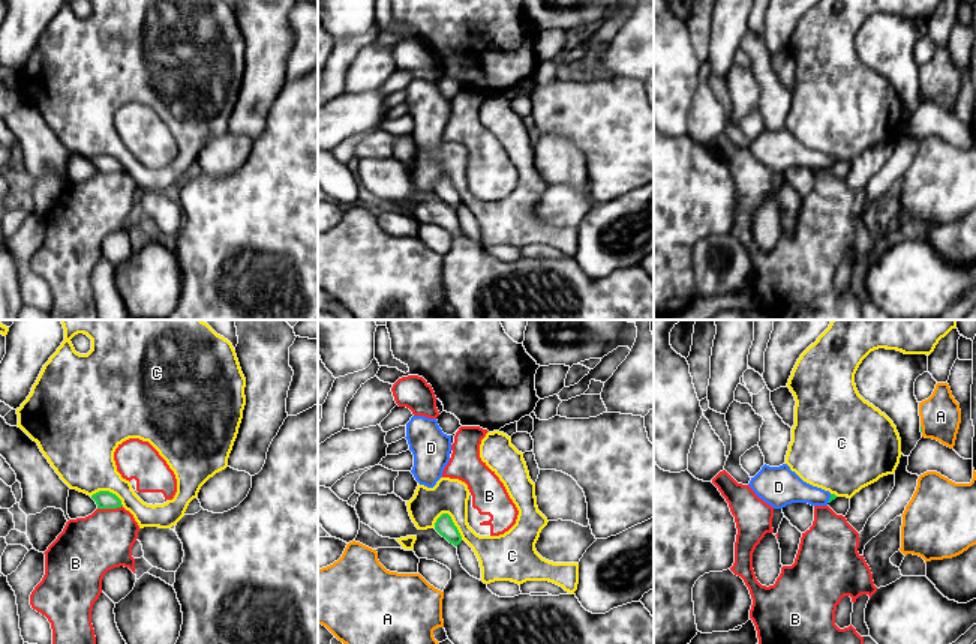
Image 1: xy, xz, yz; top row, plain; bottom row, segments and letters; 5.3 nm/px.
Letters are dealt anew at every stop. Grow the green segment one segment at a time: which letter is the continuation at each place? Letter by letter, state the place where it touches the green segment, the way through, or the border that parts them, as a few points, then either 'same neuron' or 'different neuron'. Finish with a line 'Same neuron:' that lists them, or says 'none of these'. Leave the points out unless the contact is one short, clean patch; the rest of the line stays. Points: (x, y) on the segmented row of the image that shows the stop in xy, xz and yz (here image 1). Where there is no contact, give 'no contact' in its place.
A: yz (921, 428) | along yz (921, 425), (922, 431) | different neuron
B: xy (110, 508) | along xy (122, 505), (98, 509) | different neuron
C: xz (453, 524) | different neuron
D: yz (829, 499) | across yz (832, 496), (829, 499), (784, 487) | same neuron
Same neuron: D

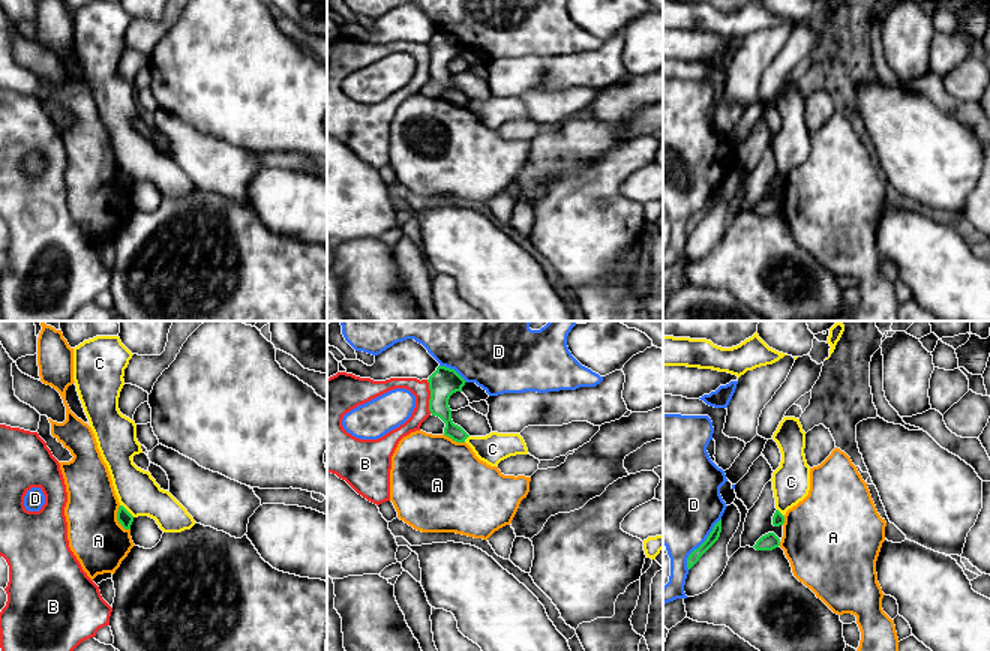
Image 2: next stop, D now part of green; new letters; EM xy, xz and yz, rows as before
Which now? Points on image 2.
A: xy (117, 519) | along xy (119, 506), (117, 521), (129, 530) | different neuron
B: xz (431, 396) | along xz (426, 380), (431, 413) | different neuron
C: xy (126, 510) | different neuron
D: yz (702, 543) | different neuron
Same neuron: none of these

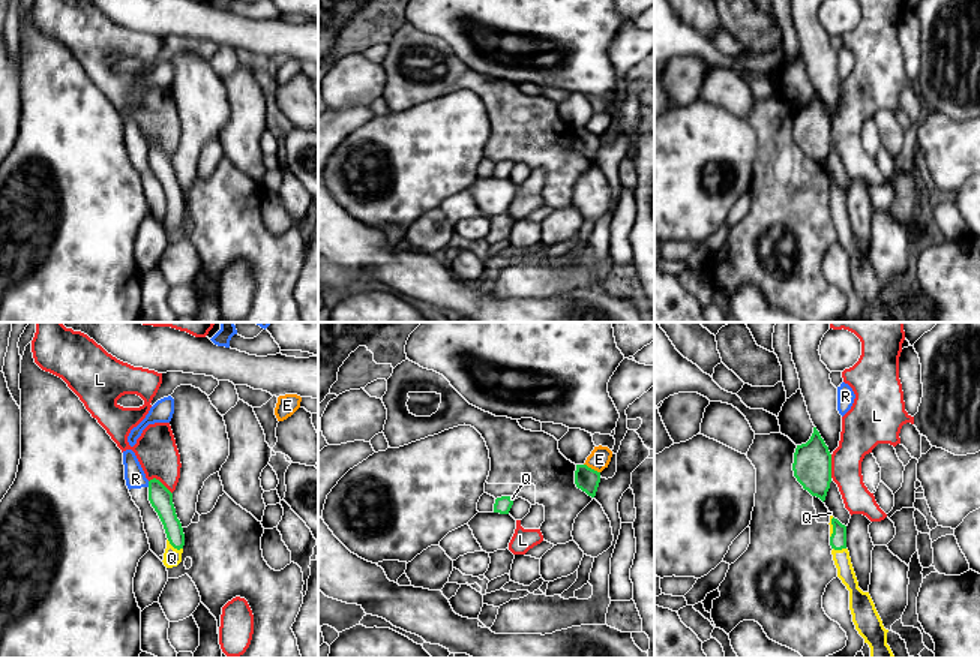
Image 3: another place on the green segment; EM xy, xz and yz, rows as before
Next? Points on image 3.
E: xz (590, 468) | along xz (584, 463), (599, 472) | different neuron
L: xy (161, 483) | different neuron
Q: xy (174, 547) | across xy (162, 502), (174, 531), (174, 547), (171, 558) | same neuron
R: xy (149, 484) | different neuron
Same neuron: Q

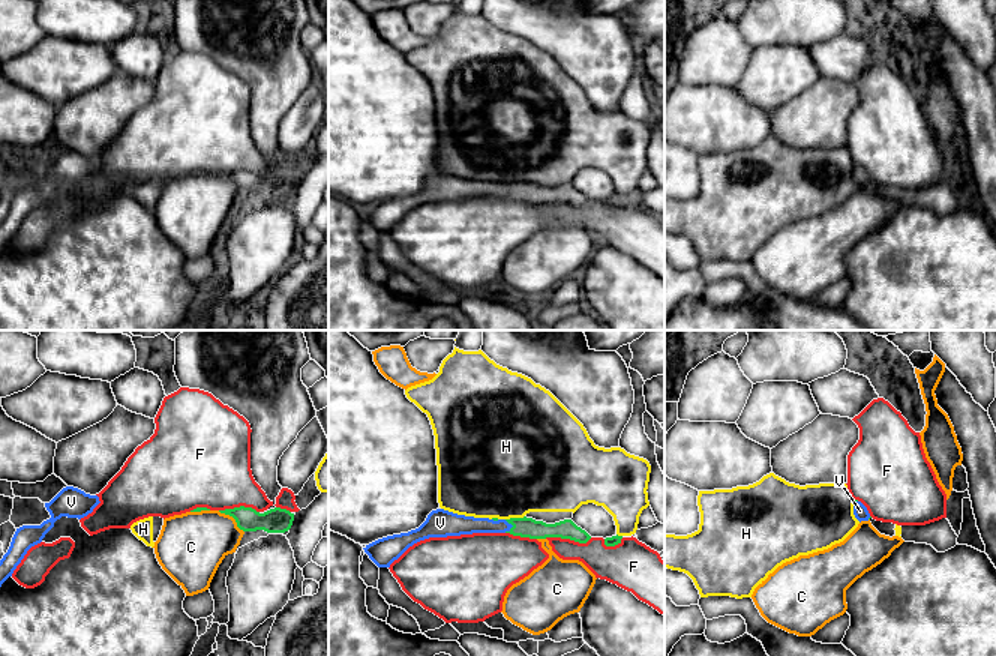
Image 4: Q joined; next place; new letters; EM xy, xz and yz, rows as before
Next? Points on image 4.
C: xy (233, 517) | different neuron
F: xz (569, 538) | different neuron
H: xz (515, 518) | different neuron
V: xz (512, 524) | across xz (525, 527), (512, 524), (465, 524) | same neuron
Same neuron: V

